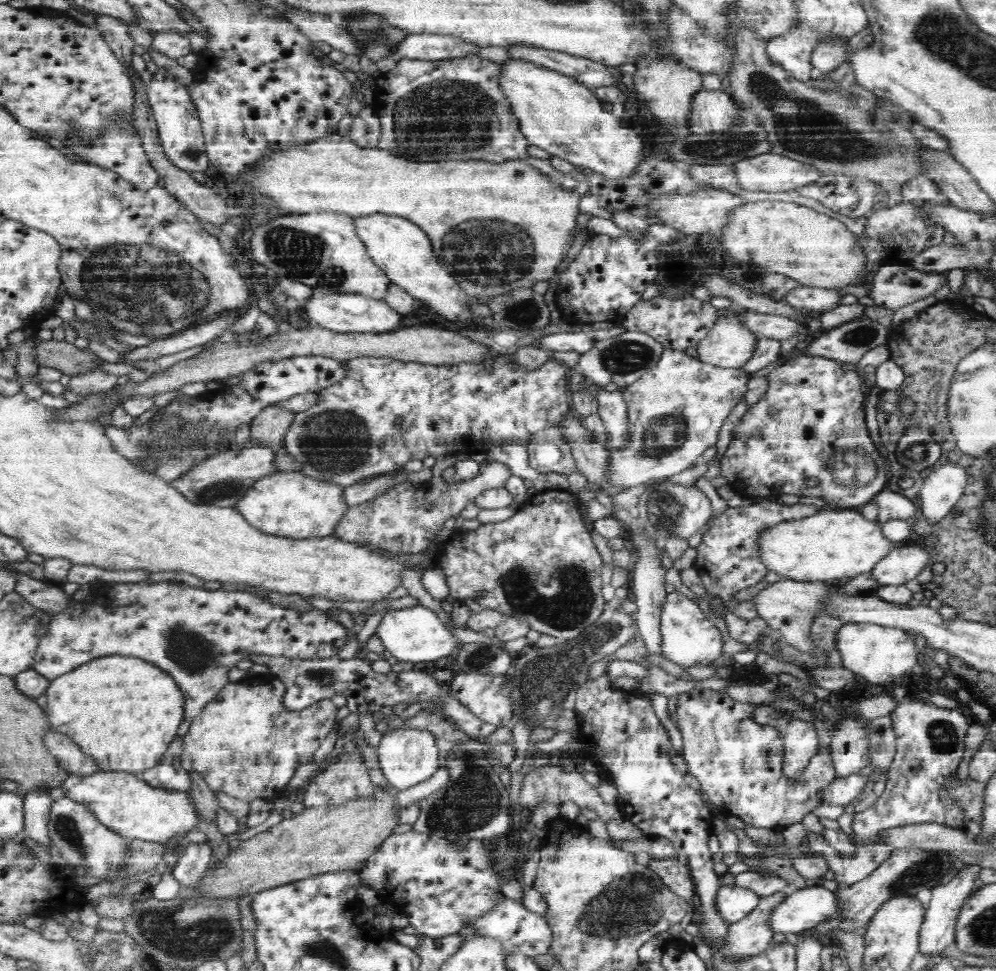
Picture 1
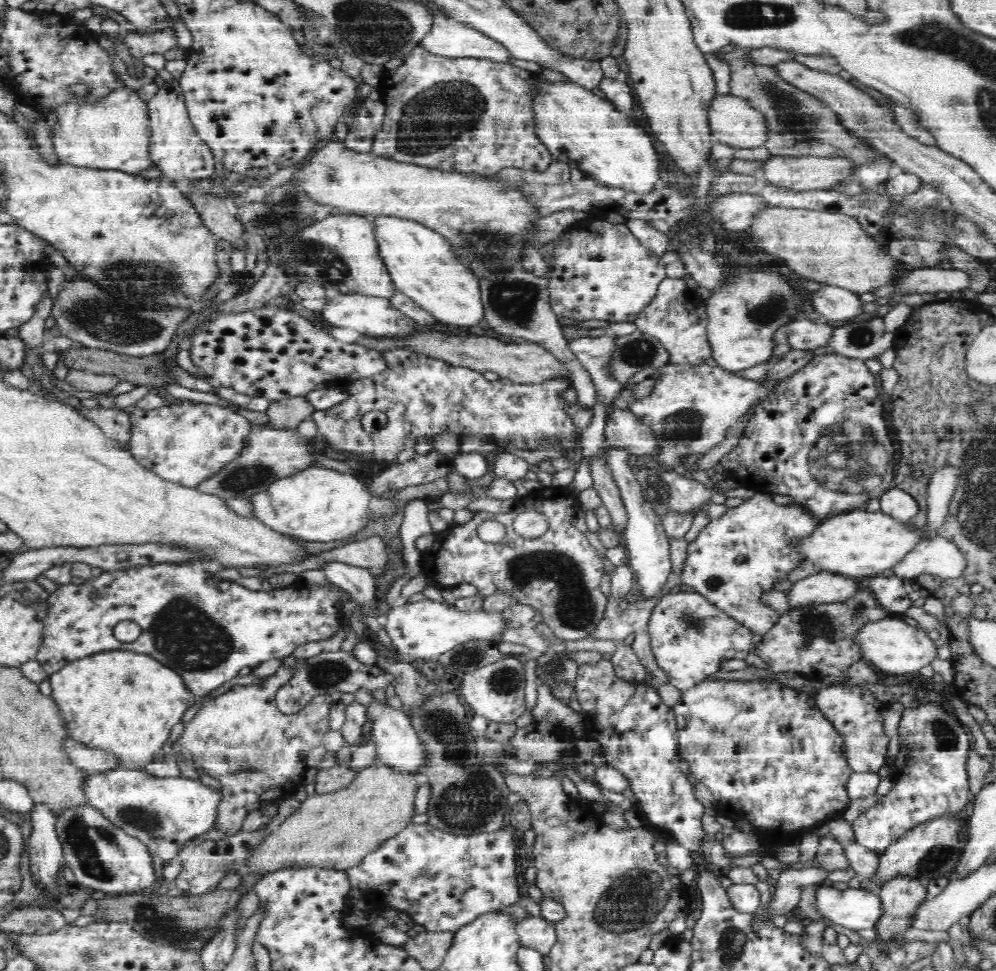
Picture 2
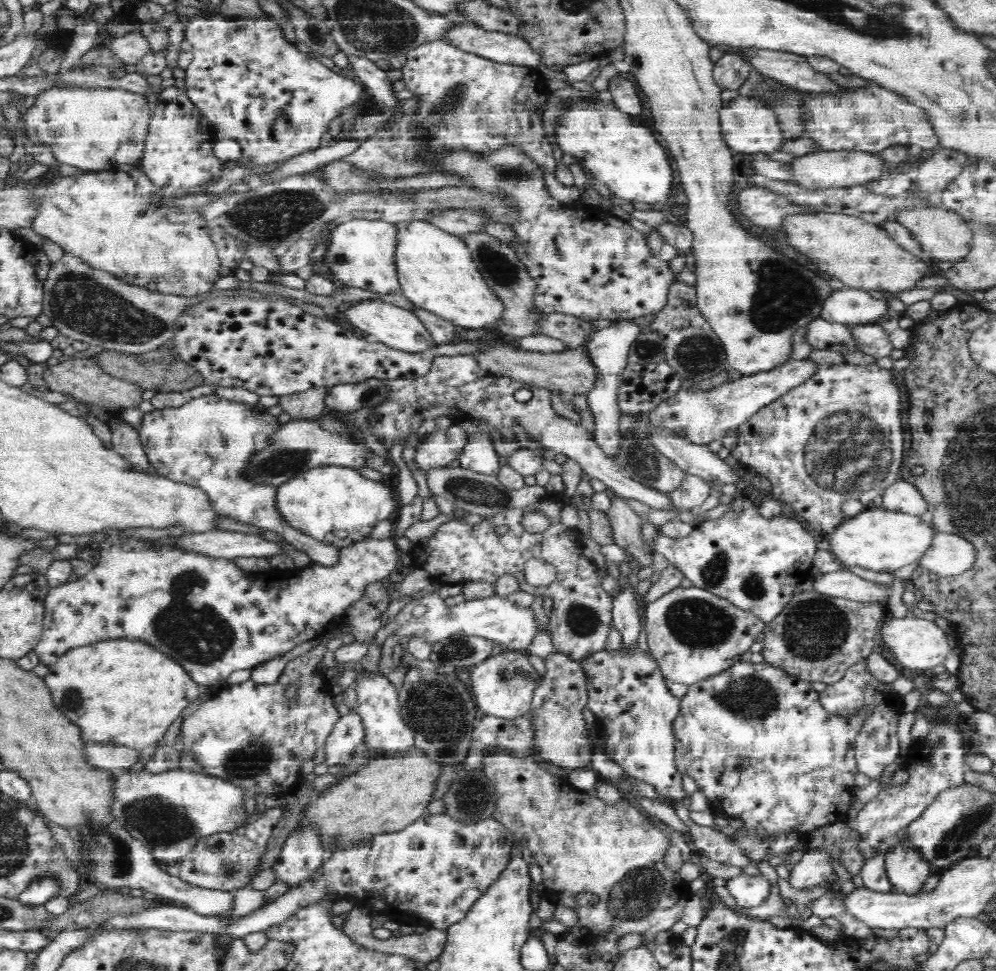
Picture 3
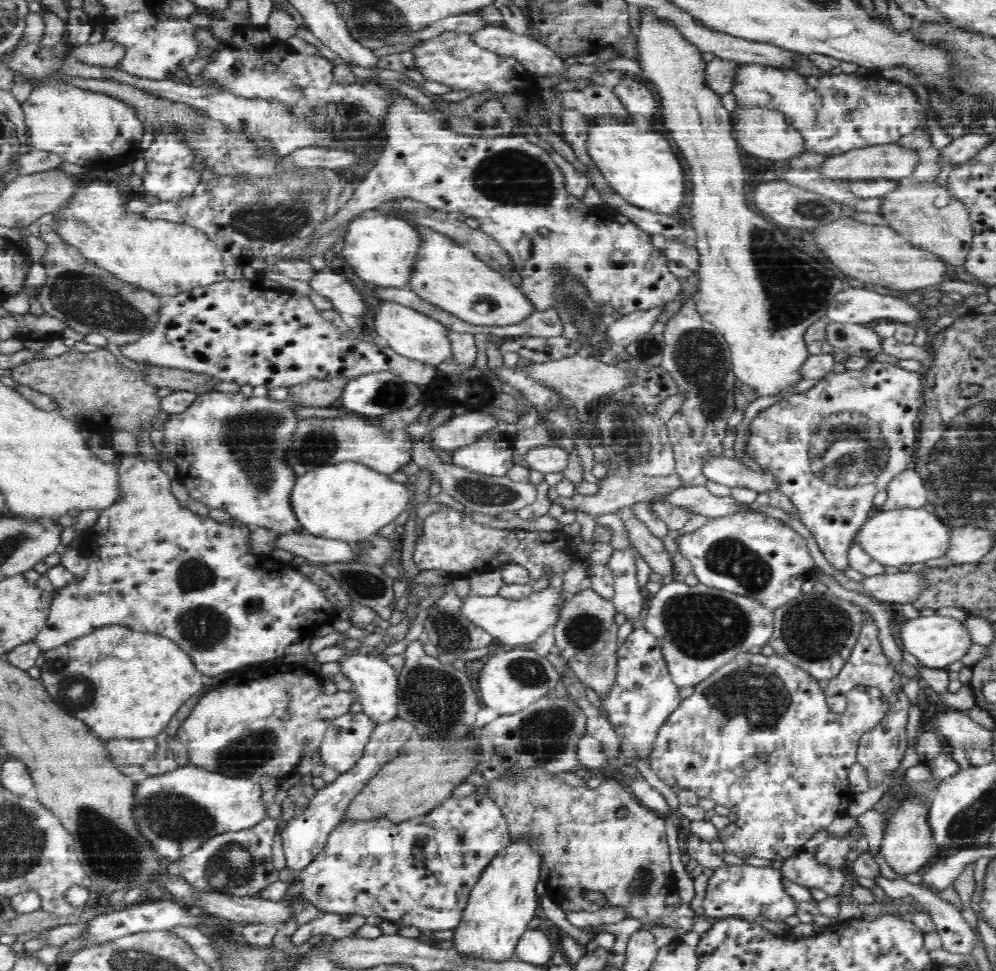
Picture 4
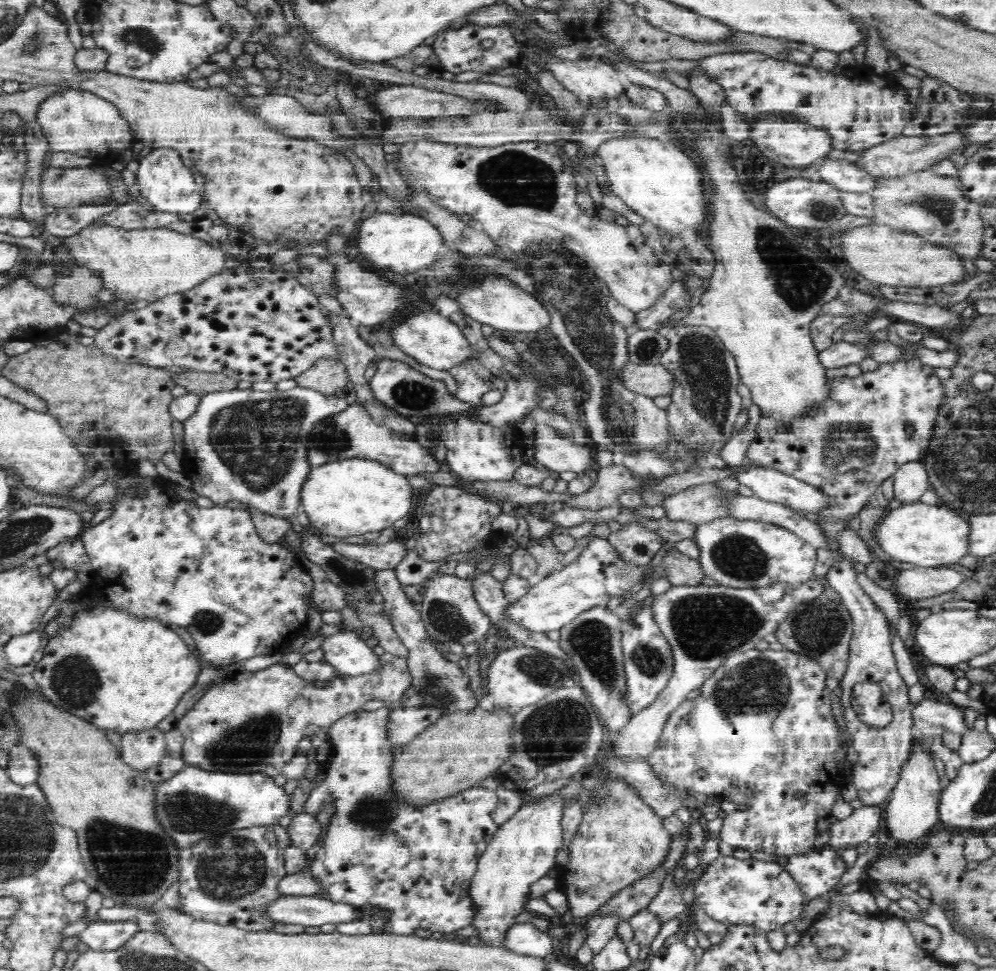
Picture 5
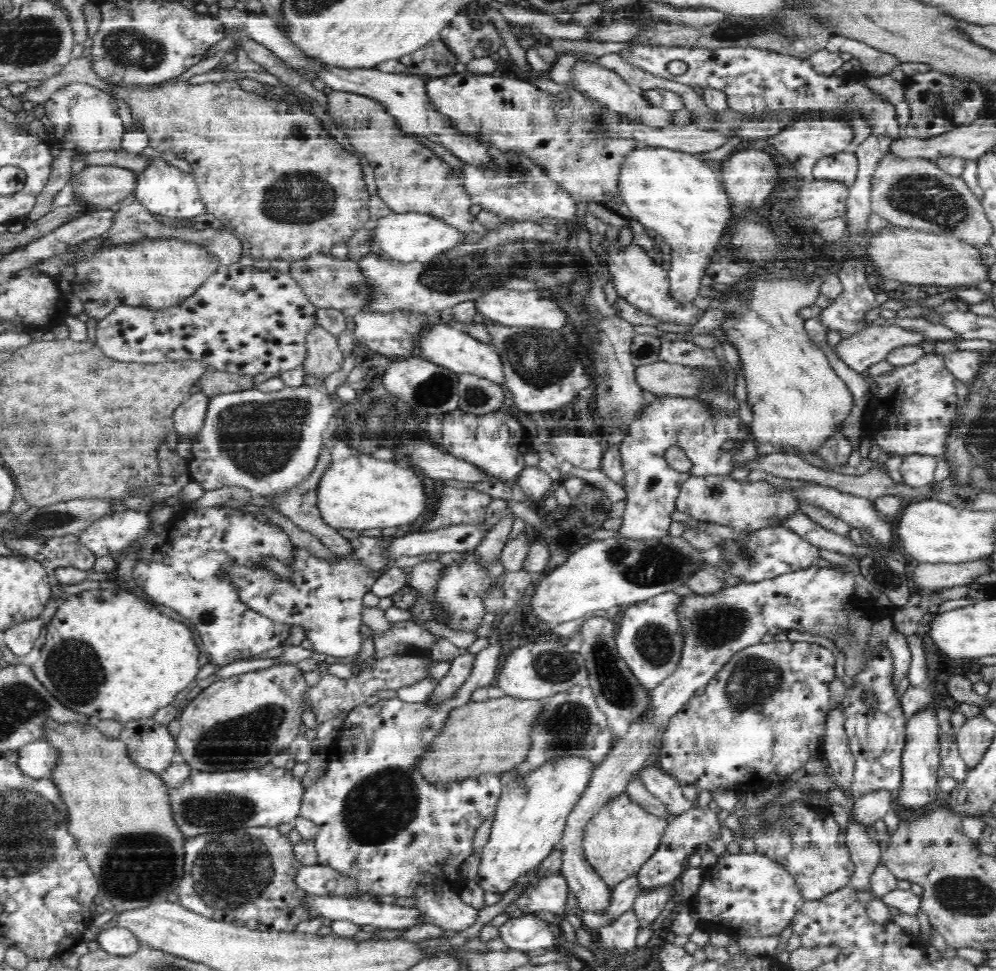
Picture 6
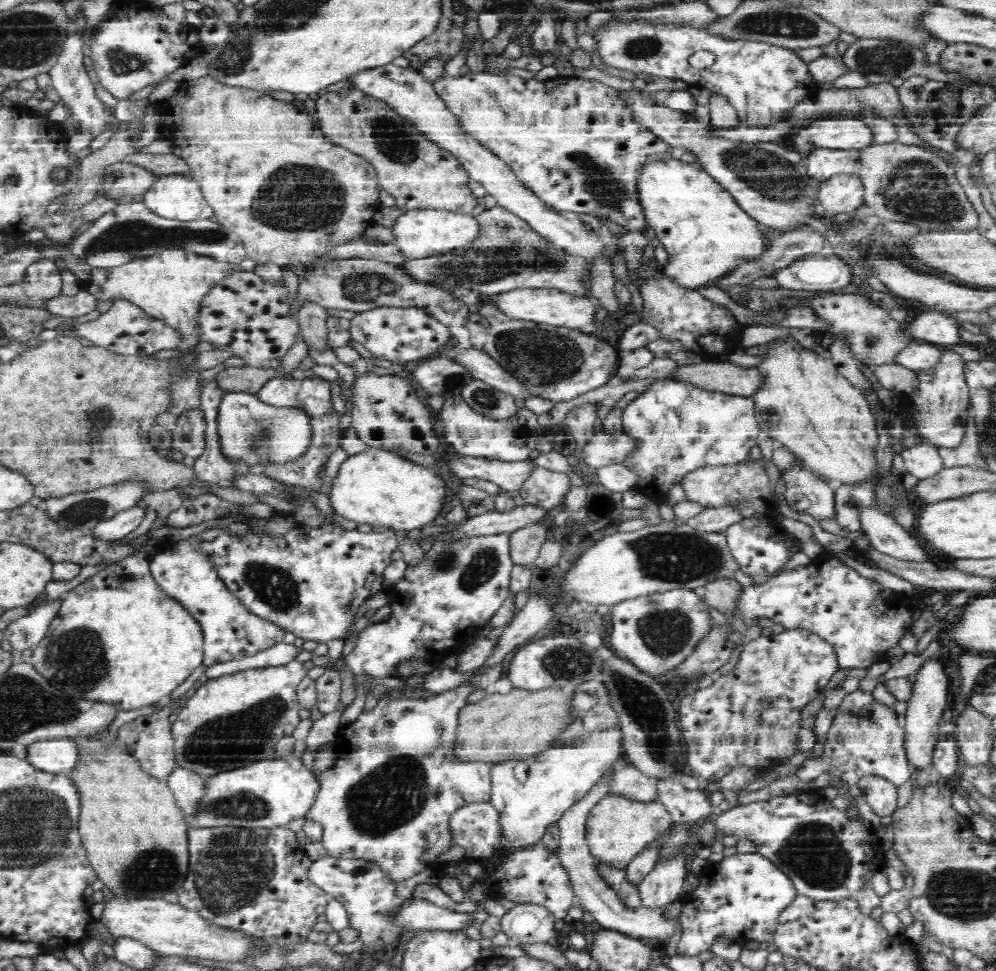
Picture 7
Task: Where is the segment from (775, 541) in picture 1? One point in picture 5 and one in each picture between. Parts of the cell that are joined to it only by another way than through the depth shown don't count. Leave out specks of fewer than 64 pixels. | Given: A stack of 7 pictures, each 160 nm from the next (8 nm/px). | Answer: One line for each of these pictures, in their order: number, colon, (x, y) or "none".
2: (858, 543)
3: (880, 539)
4: (907, 535)
5: (930, 535)

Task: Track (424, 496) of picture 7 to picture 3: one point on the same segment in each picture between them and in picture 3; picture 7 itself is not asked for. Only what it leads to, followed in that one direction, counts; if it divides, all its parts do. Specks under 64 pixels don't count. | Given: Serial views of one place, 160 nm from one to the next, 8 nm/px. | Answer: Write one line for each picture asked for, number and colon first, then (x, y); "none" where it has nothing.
3: (336, 505)
4: (350, 501)
5: (352, 496)
6: (360, 492)

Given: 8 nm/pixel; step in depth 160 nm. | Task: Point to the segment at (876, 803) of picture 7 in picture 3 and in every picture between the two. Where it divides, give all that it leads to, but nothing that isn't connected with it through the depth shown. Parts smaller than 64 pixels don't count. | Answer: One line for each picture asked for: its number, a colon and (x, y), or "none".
3: (815, 867)
4: (833, 851)
5: (863, 822)
6: (872, 805)

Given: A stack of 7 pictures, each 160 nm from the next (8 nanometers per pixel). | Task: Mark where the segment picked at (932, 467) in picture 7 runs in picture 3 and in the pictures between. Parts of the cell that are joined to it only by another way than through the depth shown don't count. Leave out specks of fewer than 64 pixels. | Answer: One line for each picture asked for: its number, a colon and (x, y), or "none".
3: (902, 494)
4: (906, 489)
5: (911, 480)
6: (917, 469)

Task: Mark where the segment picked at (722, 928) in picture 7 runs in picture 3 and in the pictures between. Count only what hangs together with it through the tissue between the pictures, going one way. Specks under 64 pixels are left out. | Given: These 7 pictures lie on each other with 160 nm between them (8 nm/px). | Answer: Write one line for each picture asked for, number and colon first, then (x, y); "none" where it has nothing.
3: (749, 891)
4: (756, 894)
5: (759, 893)
6: (742, 894)

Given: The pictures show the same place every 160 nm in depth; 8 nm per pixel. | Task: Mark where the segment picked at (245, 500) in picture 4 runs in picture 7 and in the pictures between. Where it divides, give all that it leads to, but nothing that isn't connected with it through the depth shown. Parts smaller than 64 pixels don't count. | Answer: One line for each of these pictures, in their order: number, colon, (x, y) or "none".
5: (253, 445)
6: (261, 441)
7: (252, 431)

